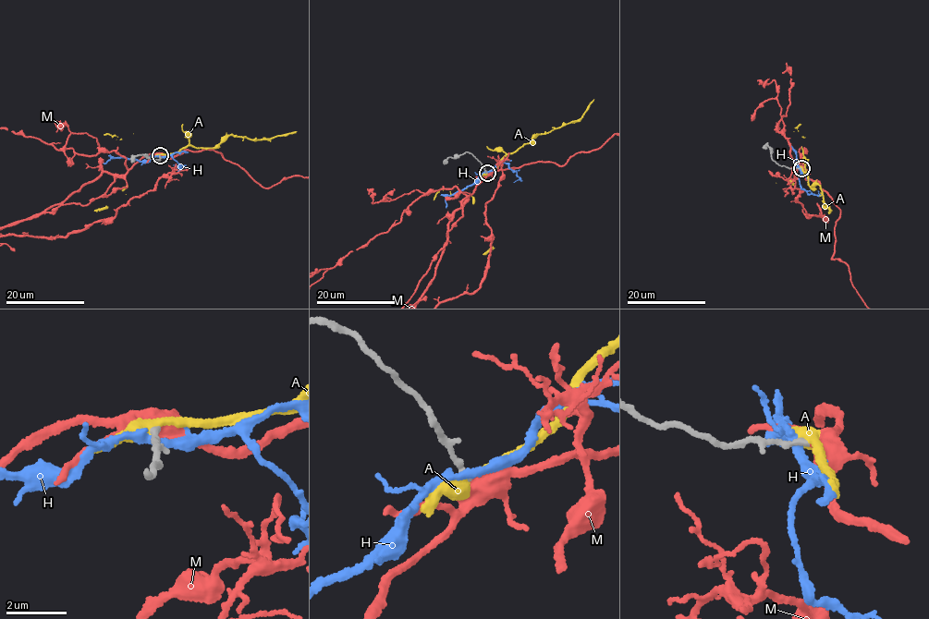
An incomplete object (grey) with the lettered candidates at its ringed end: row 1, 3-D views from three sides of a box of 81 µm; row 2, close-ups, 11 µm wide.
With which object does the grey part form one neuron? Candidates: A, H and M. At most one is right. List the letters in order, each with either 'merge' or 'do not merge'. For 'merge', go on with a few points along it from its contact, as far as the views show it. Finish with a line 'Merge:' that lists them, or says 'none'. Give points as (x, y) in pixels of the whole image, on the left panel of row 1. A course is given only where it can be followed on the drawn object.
A: do not merge
H: do not merge
M: merge
Merge: M

